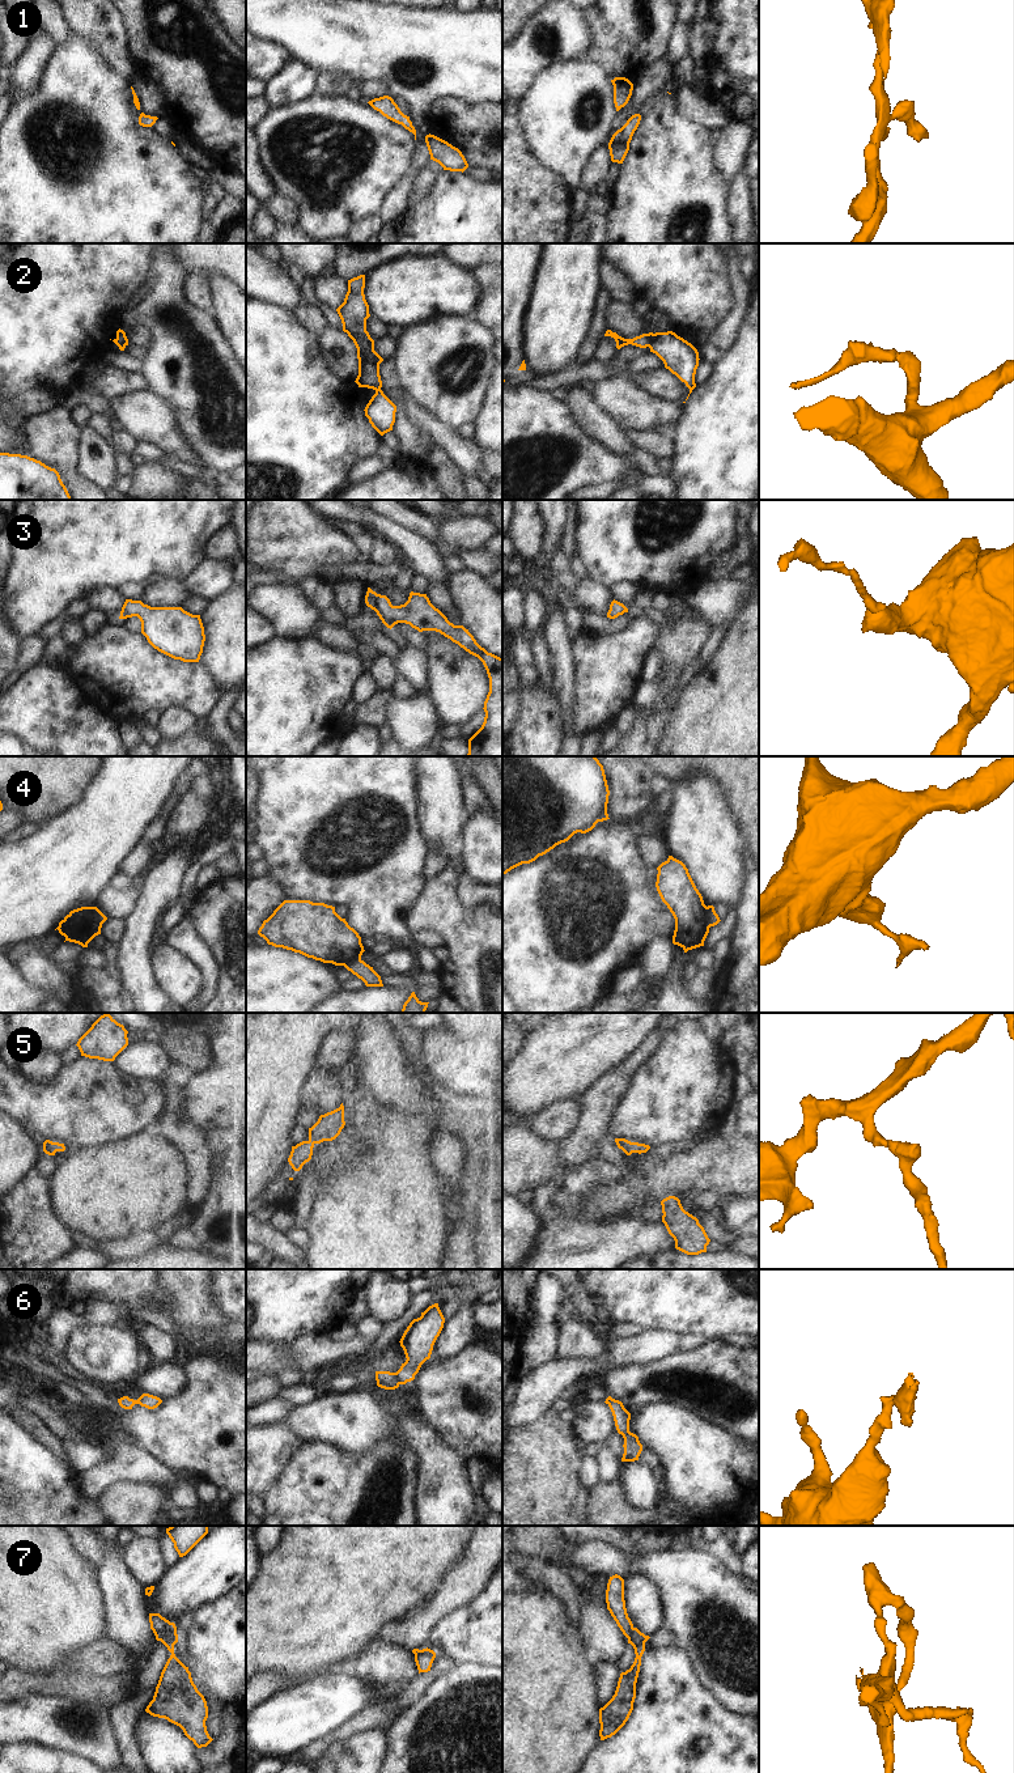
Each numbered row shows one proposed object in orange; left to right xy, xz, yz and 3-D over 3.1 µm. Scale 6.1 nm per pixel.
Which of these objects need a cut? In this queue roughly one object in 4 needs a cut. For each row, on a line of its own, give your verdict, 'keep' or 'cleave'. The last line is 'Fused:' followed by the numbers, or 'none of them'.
1: keep
2: cleave
3: keep
4: cleave
5: keep
6: cleave
7: cleave
Fused: 2, 4, 6, 7

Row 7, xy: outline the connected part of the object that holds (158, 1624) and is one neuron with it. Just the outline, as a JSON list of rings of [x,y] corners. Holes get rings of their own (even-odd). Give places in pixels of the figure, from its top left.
[[[149,1613],[149,1623],[156,1640],[160,1641],[160,1638],[165,1634],[166,1626],[170,1624],[170,1621],[162,1617],[160,1613]]]

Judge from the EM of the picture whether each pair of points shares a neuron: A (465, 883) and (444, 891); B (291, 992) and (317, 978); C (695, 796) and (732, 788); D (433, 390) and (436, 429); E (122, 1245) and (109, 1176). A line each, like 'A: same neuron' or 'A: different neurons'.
A: different neurons
B: same neuron
C: different neurons
D: different neurons
E: different neurons

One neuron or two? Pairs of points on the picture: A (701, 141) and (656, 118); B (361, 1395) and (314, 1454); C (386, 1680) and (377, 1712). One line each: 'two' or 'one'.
A: one
B: two
C: two

